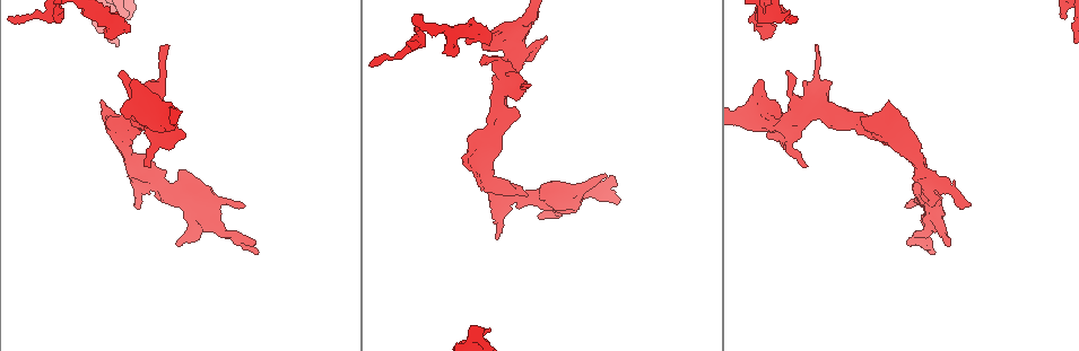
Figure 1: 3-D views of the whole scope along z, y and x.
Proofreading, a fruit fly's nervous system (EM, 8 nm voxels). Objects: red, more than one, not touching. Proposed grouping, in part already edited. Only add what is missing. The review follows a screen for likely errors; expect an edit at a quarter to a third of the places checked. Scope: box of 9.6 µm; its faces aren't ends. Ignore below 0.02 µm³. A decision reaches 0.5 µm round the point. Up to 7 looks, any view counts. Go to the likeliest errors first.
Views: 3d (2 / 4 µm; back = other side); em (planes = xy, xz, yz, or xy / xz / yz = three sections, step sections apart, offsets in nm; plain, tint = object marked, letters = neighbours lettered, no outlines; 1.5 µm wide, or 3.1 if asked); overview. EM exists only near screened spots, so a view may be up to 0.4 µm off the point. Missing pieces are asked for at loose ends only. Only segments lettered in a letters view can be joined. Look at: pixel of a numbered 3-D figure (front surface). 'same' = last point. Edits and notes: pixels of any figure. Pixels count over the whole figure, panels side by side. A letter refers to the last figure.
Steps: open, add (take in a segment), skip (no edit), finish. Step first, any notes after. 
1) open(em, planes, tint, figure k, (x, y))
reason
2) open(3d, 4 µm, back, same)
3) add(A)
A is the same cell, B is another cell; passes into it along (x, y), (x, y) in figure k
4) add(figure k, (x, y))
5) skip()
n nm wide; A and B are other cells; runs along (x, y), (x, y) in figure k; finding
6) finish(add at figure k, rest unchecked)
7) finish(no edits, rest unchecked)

open(3d, 4 µm, figure 1, (253, 242))
free end

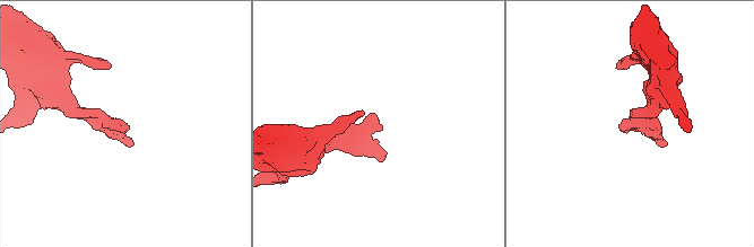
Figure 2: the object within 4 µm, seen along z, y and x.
open(em, yz, step 8, letters, figure 2, (127, 129))
need the tissue

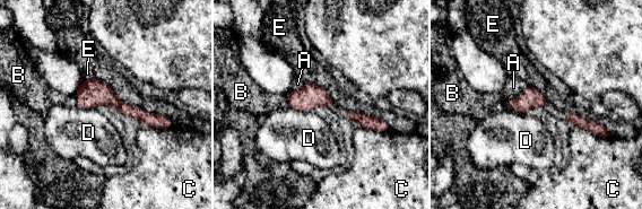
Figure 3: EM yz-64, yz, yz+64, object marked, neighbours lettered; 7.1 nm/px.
skip()
C touches over 280 nm; A, B, C, D and E are other cells; border along (527, 85), (506, 106) in figure 3; no lettered segment goes on from it

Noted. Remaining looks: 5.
open(3d, 2 µm, figure 1, (489, 329))
an open end

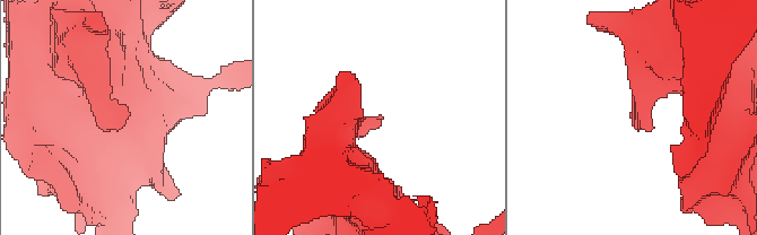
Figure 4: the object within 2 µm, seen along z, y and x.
open(em, yz, step 4, letters, figure 4, (637, 129))
shape alone is not enough

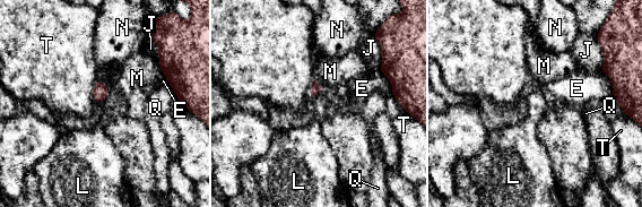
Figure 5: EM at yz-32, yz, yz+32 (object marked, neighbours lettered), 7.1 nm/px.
skip()
E, J, L, M, N, Q and T are other cells; border along (97, 77), (94, 84), (94, 102) in figure 5; no lettered segment goes on from it

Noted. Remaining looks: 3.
open(em, yz, step 4, letters, figure 1, (904, 117))
free end

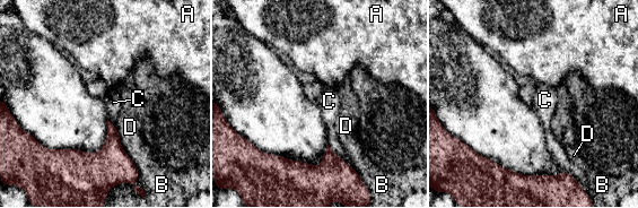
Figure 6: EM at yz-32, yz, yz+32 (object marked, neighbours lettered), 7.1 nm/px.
skip()
A, B, C and D are other cells; runs along (269, 156), (302, 172), (351, 172) in figure 6; none of them fits

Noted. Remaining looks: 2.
finish(no edits, rest unchecked)

